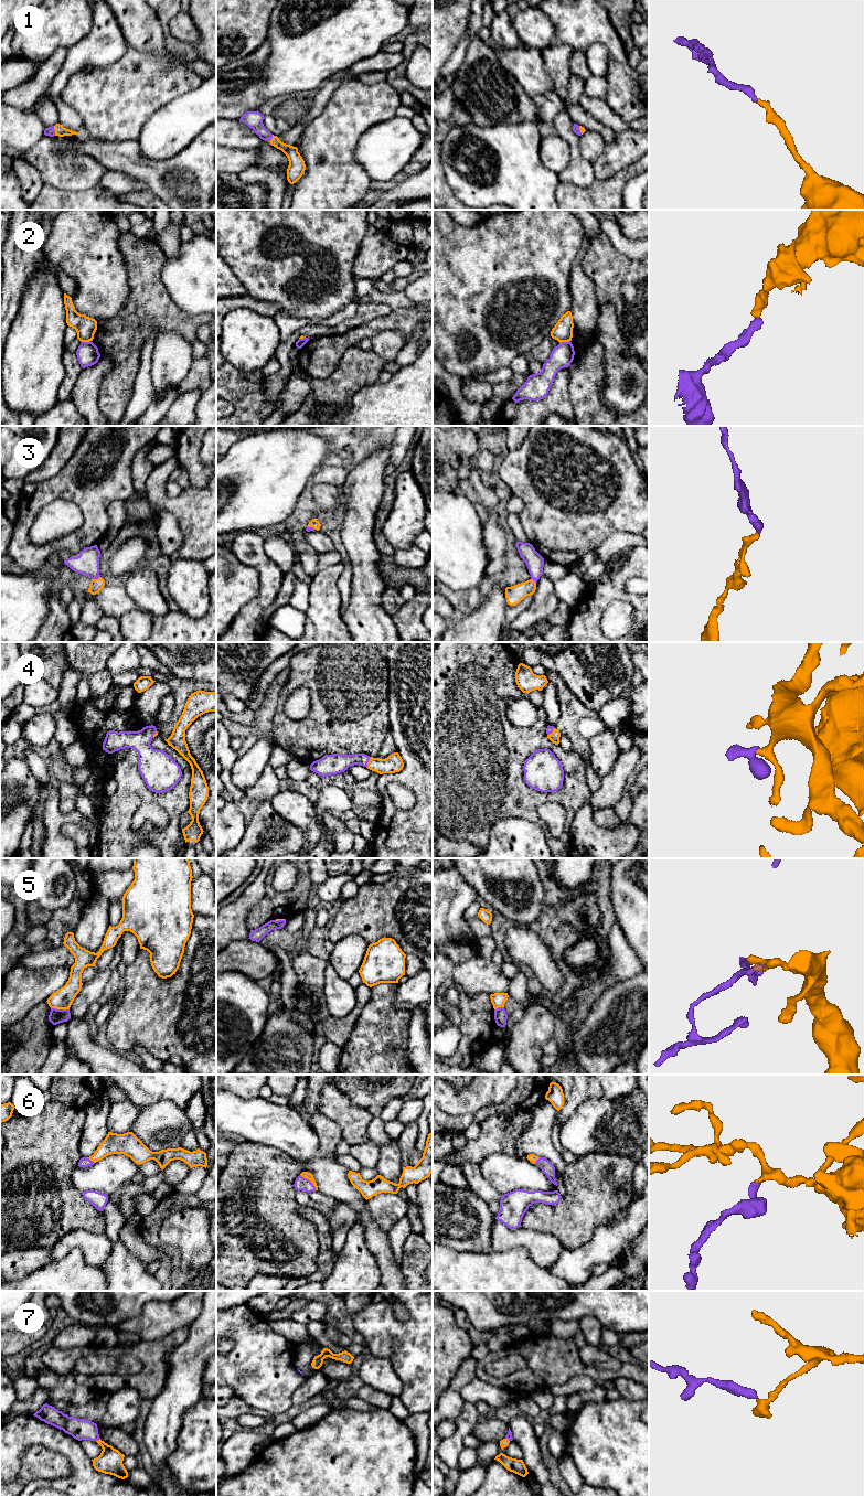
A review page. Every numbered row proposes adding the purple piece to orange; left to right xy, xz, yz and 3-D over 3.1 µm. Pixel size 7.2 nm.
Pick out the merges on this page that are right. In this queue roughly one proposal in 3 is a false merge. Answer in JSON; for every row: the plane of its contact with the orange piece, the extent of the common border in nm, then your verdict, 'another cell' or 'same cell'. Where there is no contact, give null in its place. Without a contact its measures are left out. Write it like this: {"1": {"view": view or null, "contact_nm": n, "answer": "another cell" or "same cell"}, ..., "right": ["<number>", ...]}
{"1": {"view": "xy", "contact_nm": 70, "answer": "same cell"}, "2": {"view": "yz", "contact_nm": 80, "answer": "another cell"}, "3": {"view": "xy", "contact_nm": 70, "answer": "same cell"}, "4": {"view": "xz", "contact_nm": 80, "answer": "same cell"}, "5": {"view": "xy", "contact_nm": 140, "answer": "another cell"}, "6": {"view": "xz", "contact_nm": 170, "answer": "same cell"}, "7": {"view": "xy", "contact_nm": 40, "answer": "same cell"}, "right": ["1", "3", "4", "6", "7"]}

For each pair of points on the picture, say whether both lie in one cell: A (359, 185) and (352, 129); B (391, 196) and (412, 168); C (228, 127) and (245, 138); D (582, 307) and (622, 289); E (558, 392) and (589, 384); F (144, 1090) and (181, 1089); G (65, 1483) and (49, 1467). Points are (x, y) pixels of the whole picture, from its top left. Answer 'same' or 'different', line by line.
A: same
B: different
C: same
D: different
E: different
F: same
G: different

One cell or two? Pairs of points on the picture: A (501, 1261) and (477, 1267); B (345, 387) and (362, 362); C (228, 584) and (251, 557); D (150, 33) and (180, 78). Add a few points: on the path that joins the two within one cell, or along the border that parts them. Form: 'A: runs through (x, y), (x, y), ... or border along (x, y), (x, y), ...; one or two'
A: runs through (496, 1267), (482, 1267); one
B: runs through (347, 381), (358, 369); one
C: border along (228, 547), (243, 564), (256, 570), (258, 587); two
D: border along (137, 49), (153, 52), (166, 50); two

